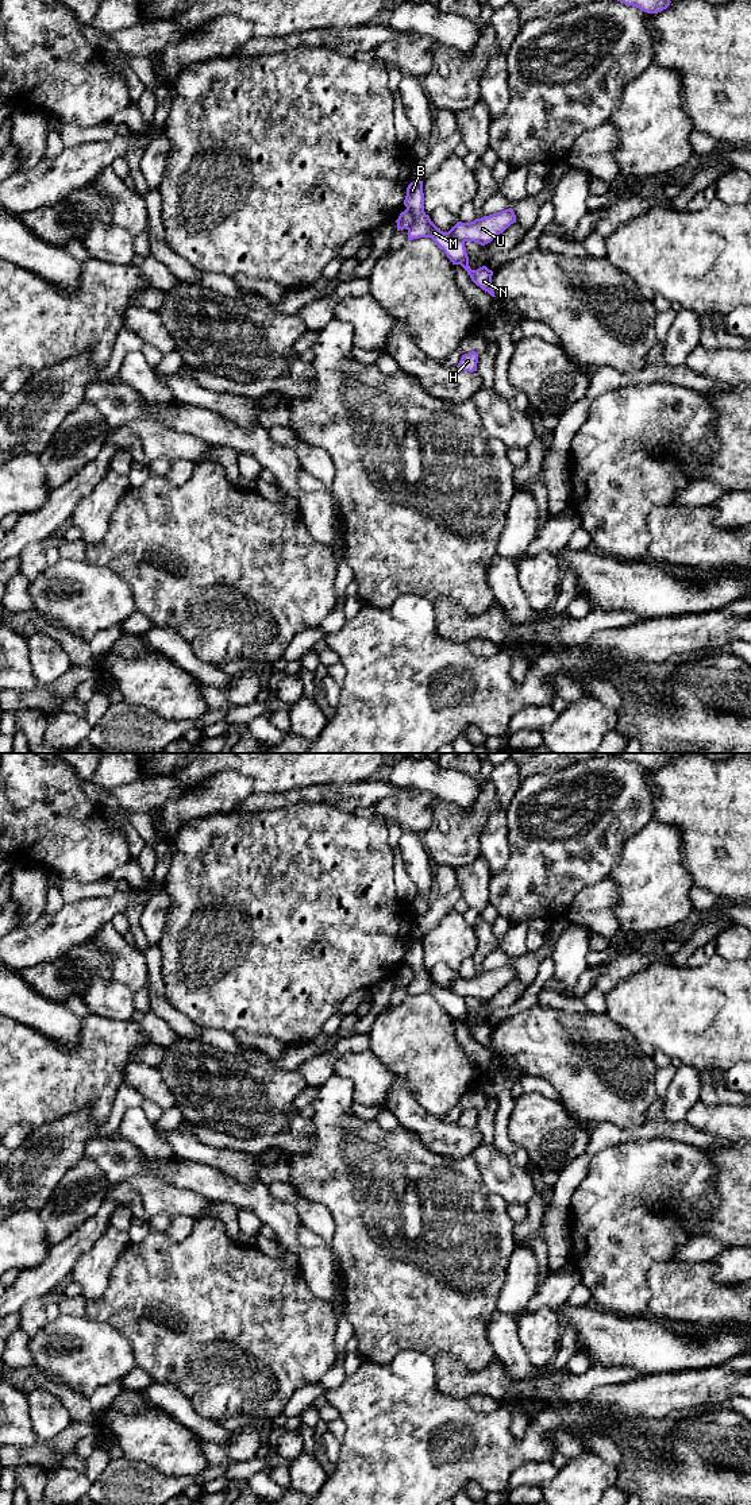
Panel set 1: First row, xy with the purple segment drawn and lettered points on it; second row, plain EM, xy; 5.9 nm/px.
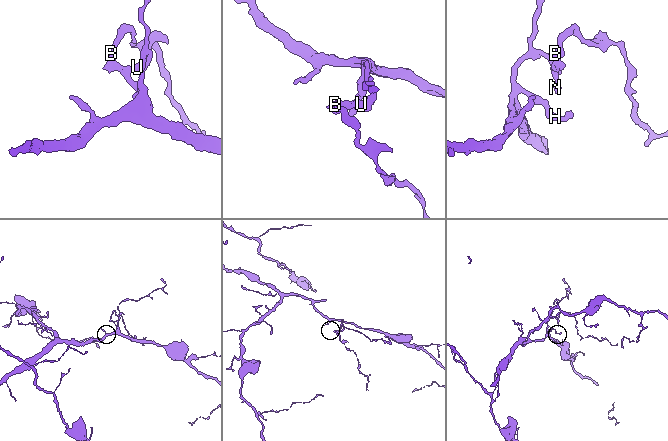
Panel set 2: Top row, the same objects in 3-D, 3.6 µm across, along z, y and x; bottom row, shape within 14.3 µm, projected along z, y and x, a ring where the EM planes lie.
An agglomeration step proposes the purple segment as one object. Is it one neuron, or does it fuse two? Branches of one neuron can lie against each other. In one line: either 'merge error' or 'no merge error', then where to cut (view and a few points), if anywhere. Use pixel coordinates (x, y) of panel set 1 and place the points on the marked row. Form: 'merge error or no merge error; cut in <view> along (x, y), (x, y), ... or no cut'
merge error; cut in xy along (407, 207), (412, 215), (412, 224), (408, 228)

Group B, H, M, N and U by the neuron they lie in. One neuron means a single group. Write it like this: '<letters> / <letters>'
B M N / H U

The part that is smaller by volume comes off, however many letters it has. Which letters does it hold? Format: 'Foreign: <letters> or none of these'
Foreign: B, M, N

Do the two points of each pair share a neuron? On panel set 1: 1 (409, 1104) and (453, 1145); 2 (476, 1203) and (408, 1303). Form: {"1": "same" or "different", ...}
{"1": "same", "2": "same"}

